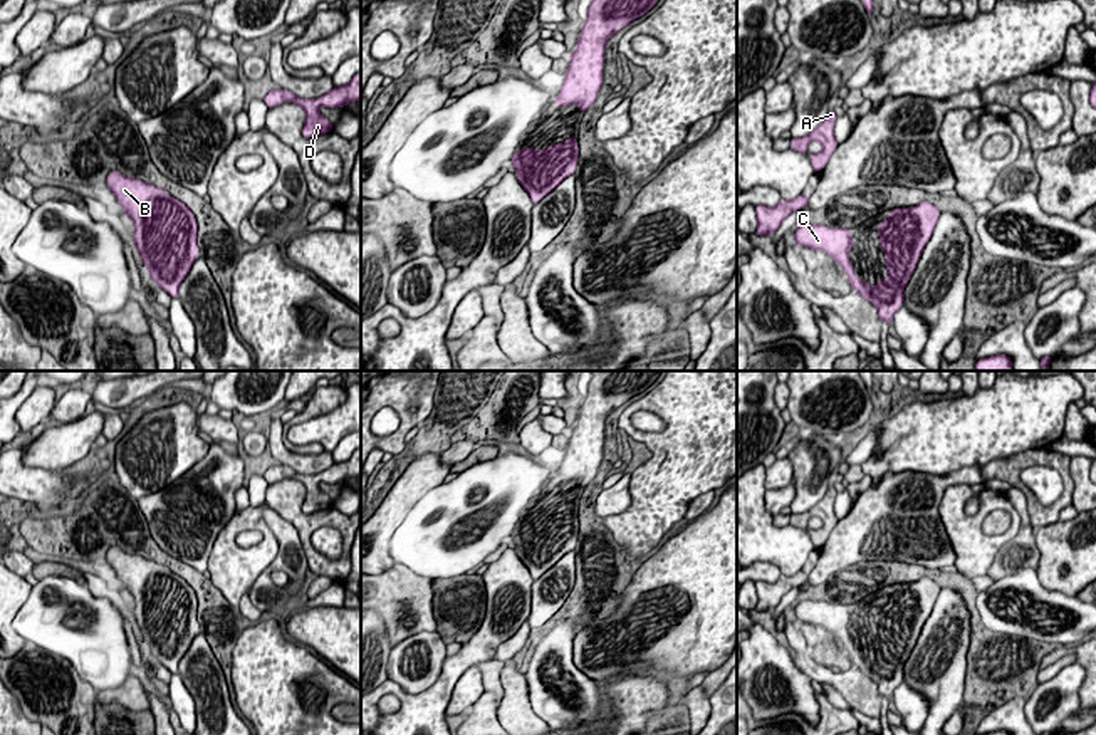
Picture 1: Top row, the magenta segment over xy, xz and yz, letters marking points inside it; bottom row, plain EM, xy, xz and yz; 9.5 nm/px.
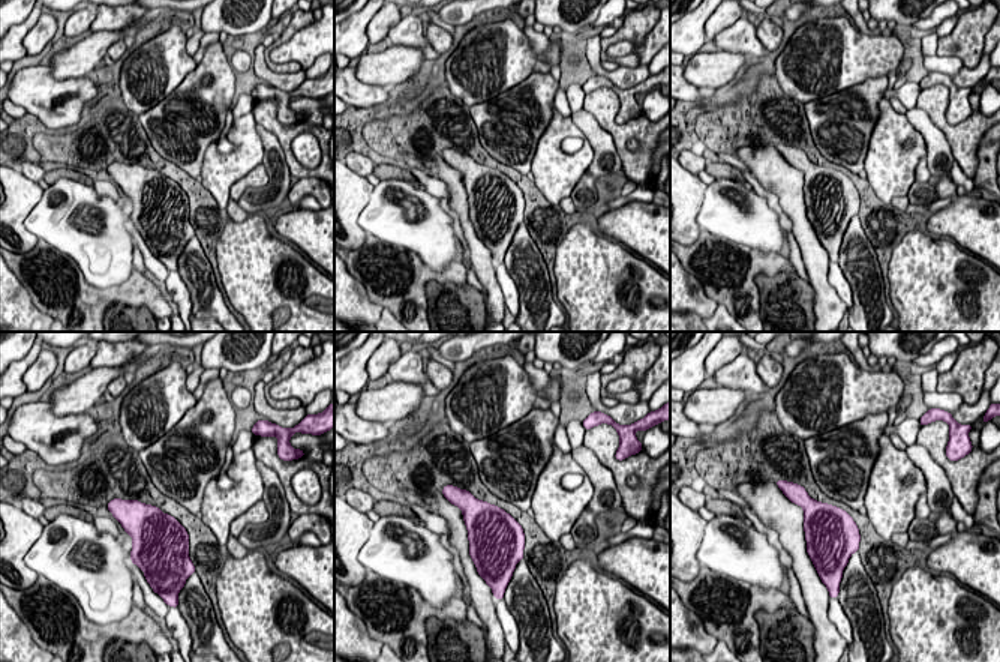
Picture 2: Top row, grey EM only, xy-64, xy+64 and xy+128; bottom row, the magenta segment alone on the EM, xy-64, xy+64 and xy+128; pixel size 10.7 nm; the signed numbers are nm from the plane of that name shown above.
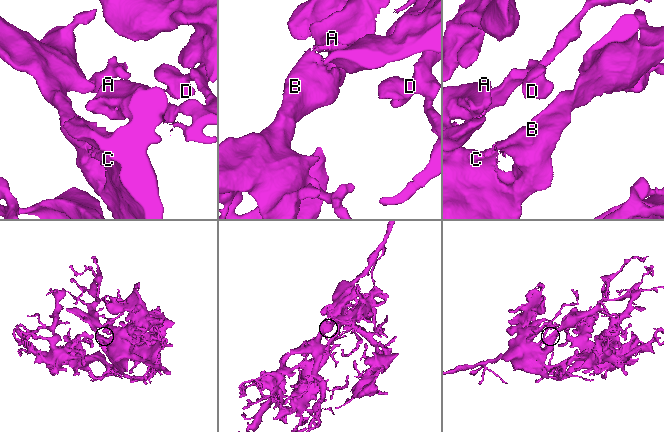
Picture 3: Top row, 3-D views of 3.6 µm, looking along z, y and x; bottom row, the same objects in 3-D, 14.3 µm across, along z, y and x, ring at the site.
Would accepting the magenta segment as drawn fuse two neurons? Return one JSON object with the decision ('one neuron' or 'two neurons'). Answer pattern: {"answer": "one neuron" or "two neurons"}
{"answer": "one neuron"}

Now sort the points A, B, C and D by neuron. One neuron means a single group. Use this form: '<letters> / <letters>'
A B C D

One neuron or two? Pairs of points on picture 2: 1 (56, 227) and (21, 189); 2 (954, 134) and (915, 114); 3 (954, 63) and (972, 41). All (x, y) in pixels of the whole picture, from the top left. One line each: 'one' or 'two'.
1: two
2: two
3: two

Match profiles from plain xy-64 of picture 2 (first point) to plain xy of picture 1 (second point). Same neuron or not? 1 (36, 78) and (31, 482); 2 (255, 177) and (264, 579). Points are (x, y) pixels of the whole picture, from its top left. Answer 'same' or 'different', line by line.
1: same
2: different

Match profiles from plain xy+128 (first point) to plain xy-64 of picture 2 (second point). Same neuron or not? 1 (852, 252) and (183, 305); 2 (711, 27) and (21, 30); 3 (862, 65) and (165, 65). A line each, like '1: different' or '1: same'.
1: different
2: different
3: same

